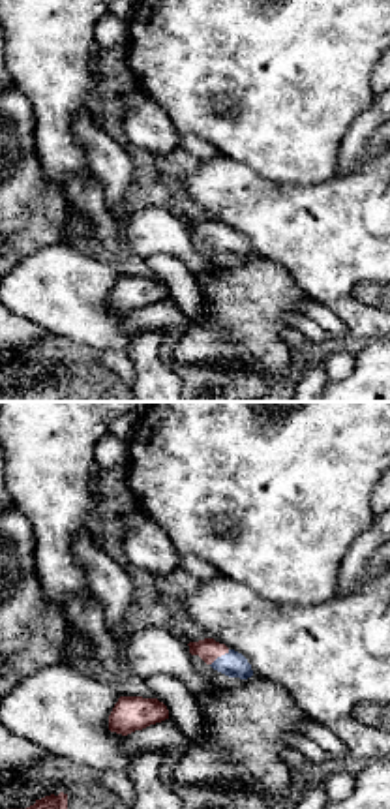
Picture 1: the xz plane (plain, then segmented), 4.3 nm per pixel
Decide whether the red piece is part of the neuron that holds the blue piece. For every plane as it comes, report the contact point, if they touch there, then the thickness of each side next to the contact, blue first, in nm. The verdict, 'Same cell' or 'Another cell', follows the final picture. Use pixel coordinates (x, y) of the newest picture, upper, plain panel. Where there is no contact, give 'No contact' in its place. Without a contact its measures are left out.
Touches blue at (222, 235). Thickness 110 nm (blue) against 100 nm

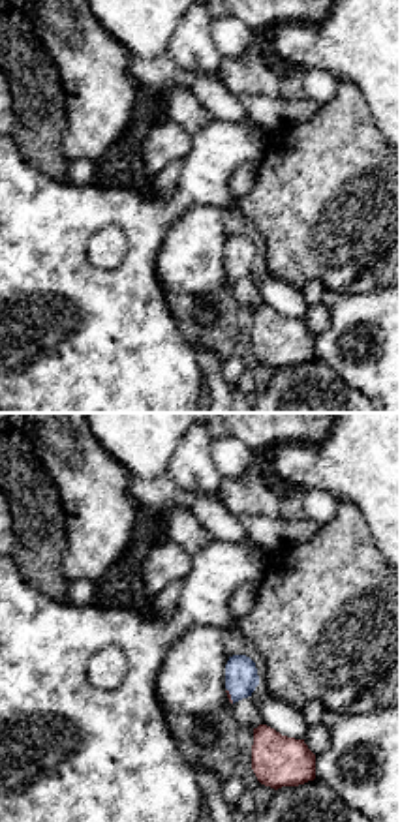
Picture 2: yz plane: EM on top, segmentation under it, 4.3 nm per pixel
Touches blue at (231, 276). Thickness 140 nm (blue) against 20 nm

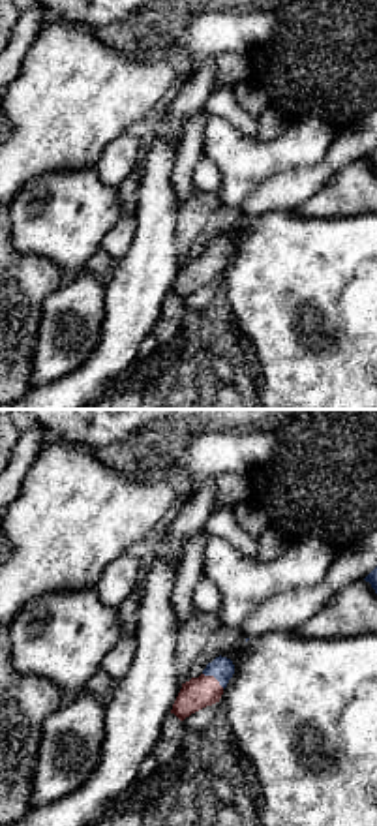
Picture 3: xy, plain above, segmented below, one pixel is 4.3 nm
Touches blue at (214, 256). Thickness 100 nm (blue) against 140 nm

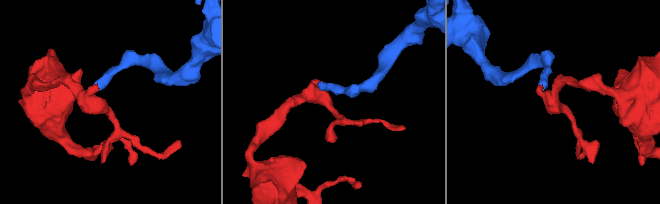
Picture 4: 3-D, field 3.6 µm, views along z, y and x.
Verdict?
Same cell

